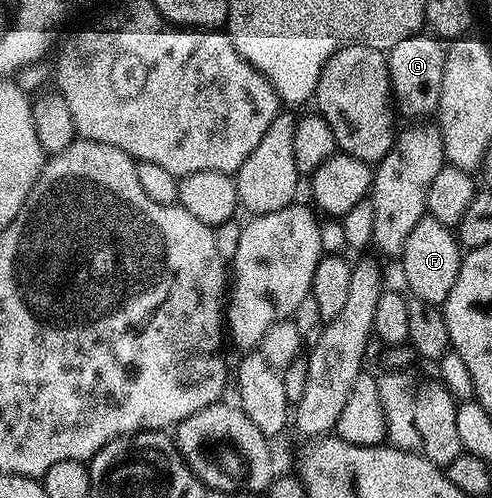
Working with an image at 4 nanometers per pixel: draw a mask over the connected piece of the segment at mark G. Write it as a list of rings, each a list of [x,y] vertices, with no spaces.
[[[417,33],[398,41],[387,51],[389,83],[397,112],[408,121],[420,121],[423,115],[436,115],[436,106],[442,93],[442,71],[444,69],[445,44],[431,33]]]

